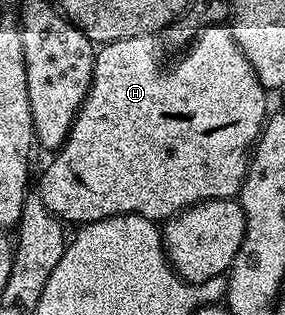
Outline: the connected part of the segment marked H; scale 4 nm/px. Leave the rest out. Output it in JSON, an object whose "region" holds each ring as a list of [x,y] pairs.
{"region":[[[218,22],[208,25],[197,33],[195,39],[184,49],[185,52],[174,64],[165,64],[165,56],[161,53],[162,41],[156,35],[146,34],[135,38],[123,38],[110,44],[100,45],[96,49],[95,70],[89,93],[69,131],[69,139],[56,149],[53,161],[45,168],[41,181],[36,181],[35,192],[51,214],[55,214],[63,222],[73,226],[87,225],[108,216],[125,216],[134,212],[154,222],[164,222],[171,216],[189,208],[192,204],[199,204],[202,200],[227,200],[236,197],[241,191],[241,183],[249,169],[251,153],[264,129],[267,119],[265,112],[265,96],[267,89],[261,85],[251,62],[243,54],[243,50],[235,42],[232,27],[223,26]]]}

